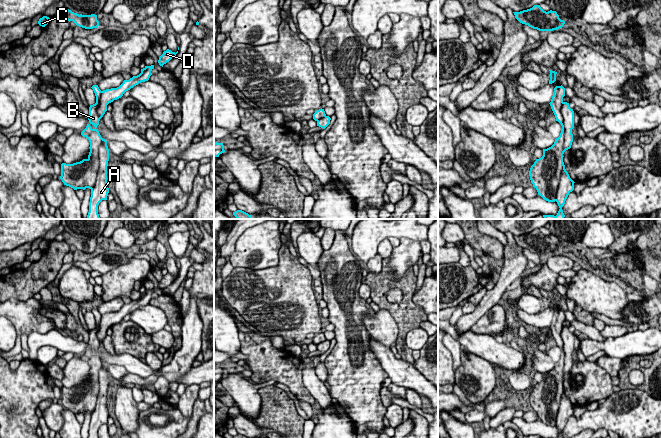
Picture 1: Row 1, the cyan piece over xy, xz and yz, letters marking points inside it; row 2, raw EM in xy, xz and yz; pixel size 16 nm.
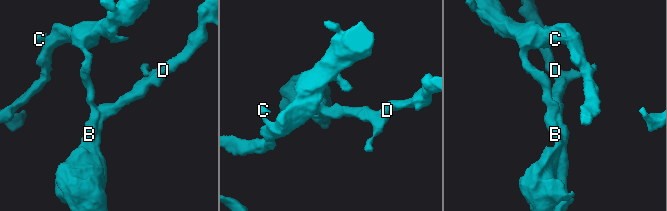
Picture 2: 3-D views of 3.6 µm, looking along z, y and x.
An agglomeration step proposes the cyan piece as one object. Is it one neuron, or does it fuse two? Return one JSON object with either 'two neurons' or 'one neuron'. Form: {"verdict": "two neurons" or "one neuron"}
{"verdict": "one neuron"}

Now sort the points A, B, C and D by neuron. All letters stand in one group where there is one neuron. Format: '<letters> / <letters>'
A B C D

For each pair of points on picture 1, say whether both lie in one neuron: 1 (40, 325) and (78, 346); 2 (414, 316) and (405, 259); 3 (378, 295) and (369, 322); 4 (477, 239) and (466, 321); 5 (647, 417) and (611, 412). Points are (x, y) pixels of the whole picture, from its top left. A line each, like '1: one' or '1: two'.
1: two
2: two
3: two
4: two
5: one

